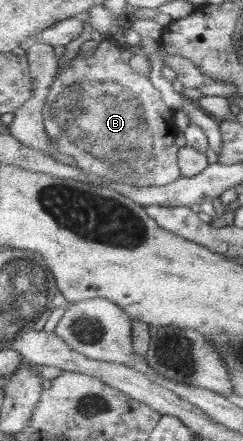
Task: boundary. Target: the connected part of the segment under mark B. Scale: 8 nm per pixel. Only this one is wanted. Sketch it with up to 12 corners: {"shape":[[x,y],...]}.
{"shape":[[115,37],[59,69],[45,128],[85,172],[182,178],[175,110]]}

